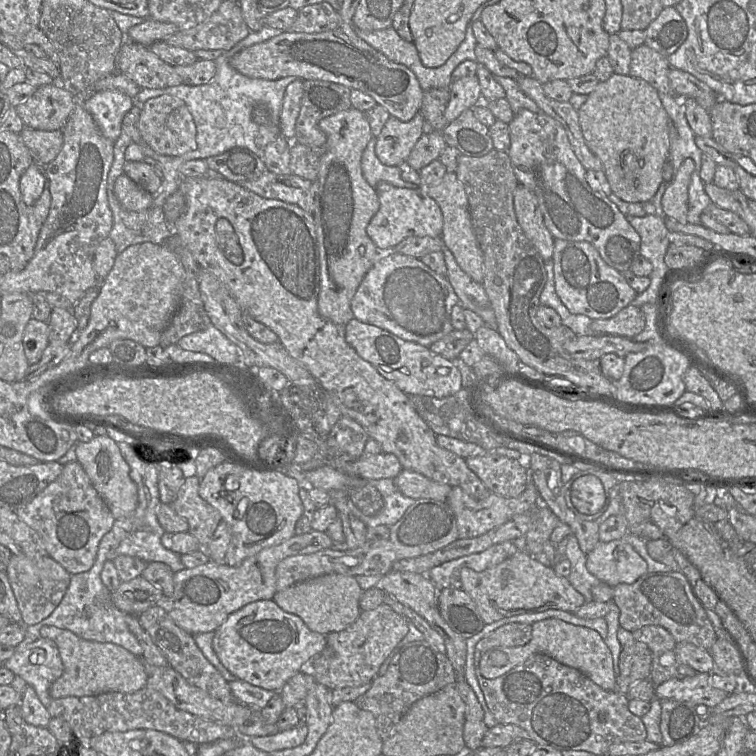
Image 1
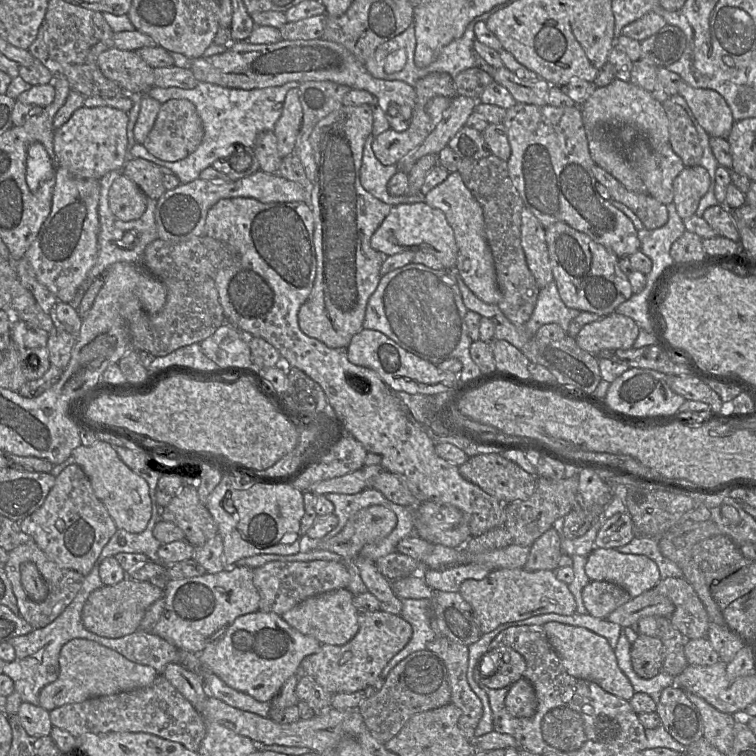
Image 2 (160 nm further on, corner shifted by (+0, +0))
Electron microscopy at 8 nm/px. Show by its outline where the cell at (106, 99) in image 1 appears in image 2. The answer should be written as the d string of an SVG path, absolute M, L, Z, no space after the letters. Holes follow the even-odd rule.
M100 106L77 109L70 119L54 130L53 149L57 157L57 166L80 179L100 180L108 172L122 170L127 162L127 112Z

